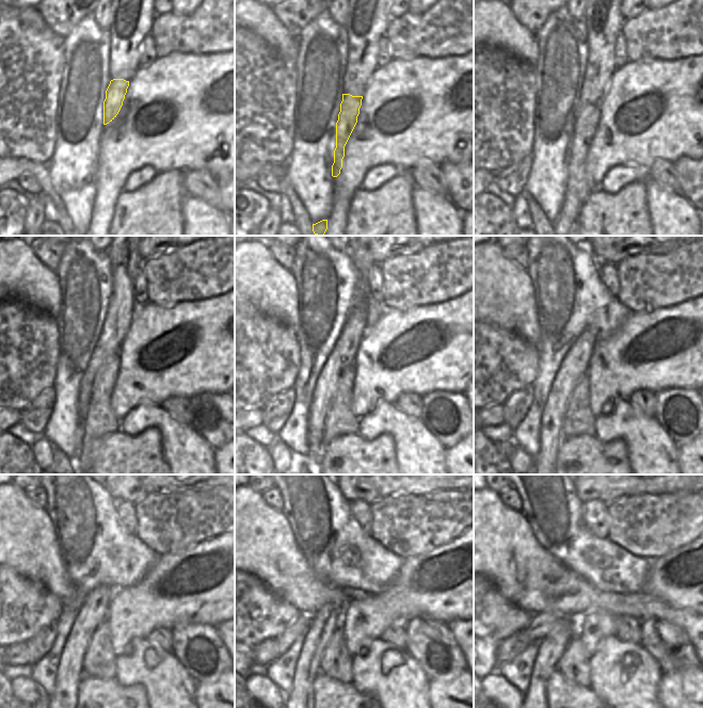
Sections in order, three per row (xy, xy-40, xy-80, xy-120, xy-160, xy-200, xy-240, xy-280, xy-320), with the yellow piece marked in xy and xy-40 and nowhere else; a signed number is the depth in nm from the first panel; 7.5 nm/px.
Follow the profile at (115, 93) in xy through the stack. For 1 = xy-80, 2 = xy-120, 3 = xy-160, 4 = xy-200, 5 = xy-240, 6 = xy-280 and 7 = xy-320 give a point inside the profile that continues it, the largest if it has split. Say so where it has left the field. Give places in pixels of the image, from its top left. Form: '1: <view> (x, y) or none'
1: xy-80 (579, 187)
2: xy-120 (99, 420)
3: xy-160 (340, 420)
4: xy-200 (578, 420)
5: xy-240 (99, 661)
6: xy-280 (335, 663)
7: xy-320 (574, 664)

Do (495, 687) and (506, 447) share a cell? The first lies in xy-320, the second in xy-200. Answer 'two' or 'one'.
one

